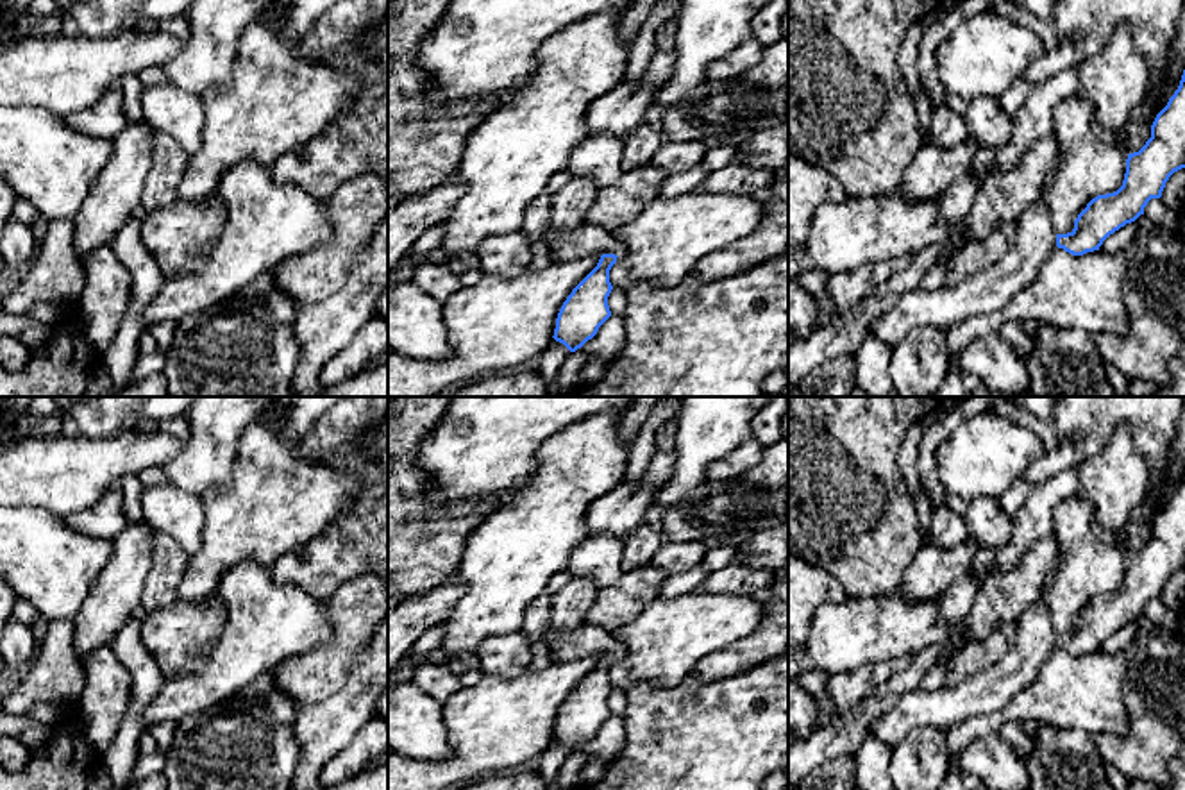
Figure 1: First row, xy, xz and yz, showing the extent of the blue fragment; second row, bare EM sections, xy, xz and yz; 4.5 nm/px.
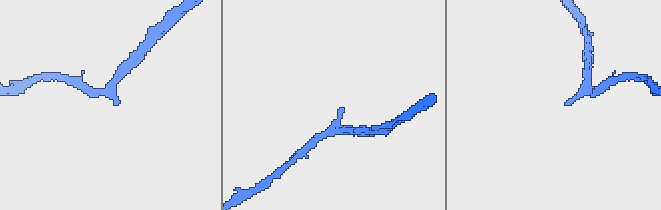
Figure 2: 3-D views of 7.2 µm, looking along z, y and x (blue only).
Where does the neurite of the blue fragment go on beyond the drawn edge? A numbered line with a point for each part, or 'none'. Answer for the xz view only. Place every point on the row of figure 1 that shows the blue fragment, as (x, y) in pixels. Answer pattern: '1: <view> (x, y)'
1: xz (588, 240)

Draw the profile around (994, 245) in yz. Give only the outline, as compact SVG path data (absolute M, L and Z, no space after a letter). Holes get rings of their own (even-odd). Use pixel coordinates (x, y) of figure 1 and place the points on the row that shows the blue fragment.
M1003 223L988 236L978 241L985 254L987 265L999 261L1008 252L1015 231L1017 223Z

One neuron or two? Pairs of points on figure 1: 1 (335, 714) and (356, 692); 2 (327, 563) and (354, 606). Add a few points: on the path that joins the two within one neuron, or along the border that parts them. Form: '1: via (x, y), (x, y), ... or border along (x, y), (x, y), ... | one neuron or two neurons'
1: via (340, 708), (351, 697) | one neuron
2: border along (369, 572), (344, 581), (324, 599) | two neurons

